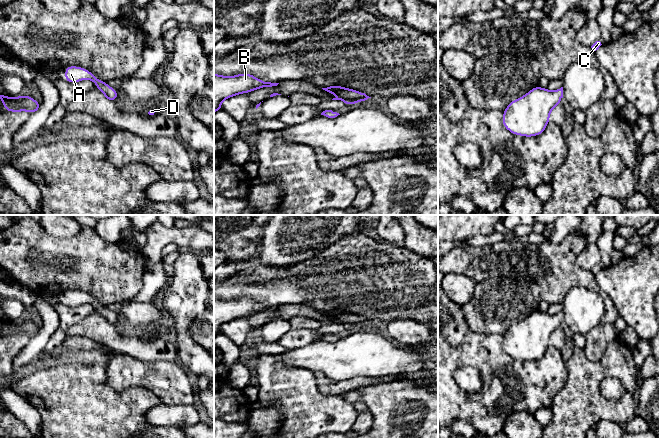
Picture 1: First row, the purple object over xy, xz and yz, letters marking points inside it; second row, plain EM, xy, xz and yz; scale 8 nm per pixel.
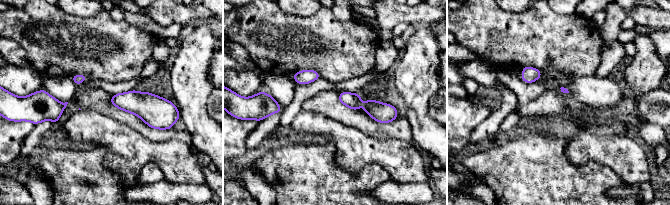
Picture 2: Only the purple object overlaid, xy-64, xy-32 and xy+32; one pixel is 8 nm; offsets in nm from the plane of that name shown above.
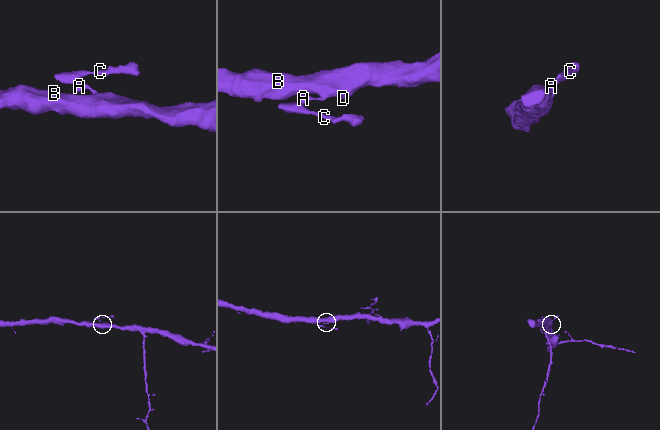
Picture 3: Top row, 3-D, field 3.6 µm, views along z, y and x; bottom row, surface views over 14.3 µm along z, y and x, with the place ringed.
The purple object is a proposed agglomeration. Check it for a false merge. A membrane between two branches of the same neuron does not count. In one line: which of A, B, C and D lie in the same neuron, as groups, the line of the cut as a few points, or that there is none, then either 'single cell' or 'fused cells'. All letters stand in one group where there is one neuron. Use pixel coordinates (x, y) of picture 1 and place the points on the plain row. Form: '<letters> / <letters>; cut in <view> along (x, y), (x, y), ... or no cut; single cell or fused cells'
A B C D; no cut; single cell

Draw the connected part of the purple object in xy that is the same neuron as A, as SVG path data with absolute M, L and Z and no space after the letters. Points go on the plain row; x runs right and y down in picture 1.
M79 290L65 291L65 305L68 307L77 307L85 303L91 304L96 310L97 314L102 316L108 325L115 325L119 319L115 312L110 311L106 306L99 304L89 294Z

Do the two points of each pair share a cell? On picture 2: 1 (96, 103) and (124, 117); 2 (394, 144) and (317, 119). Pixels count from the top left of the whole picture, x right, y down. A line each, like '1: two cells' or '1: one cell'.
1: one cell
2: one cell

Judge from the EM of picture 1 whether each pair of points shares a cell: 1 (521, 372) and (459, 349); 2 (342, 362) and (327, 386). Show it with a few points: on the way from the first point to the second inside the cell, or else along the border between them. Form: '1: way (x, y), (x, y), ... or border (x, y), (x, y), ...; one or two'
1: way (506, 372), (502, 371), (482, 351), (474, 349); one
2: border (314, 371), (322, 371), (333, 380), (354, 378); two

